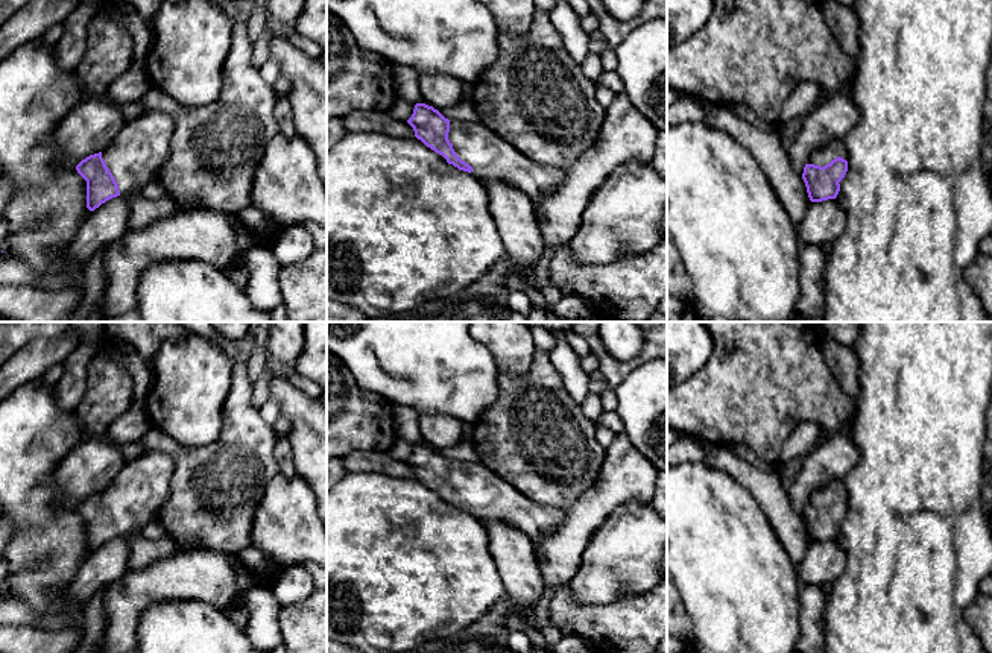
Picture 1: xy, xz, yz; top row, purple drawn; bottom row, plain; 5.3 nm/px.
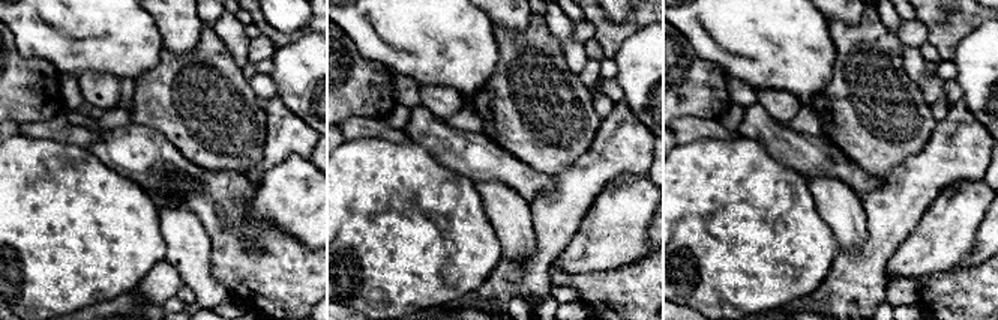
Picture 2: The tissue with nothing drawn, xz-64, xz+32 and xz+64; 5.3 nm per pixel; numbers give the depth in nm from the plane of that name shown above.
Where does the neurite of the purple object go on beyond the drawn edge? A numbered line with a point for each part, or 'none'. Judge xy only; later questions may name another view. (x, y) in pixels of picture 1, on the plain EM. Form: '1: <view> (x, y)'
1: xy (134, 497)

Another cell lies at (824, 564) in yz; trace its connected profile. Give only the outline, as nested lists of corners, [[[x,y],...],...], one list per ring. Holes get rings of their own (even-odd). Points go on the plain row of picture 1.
[[[837,538],[811,542],[802,563],[798,566],[799,586],[822,586],[834,583],[845,571],[846,554]]]

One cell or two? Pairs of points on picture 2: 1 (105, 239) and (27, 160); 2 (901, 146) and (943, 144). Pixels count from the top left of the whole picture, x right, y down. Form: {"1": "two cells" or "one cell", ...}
{"1": "one cell", "2": "two cells"}

